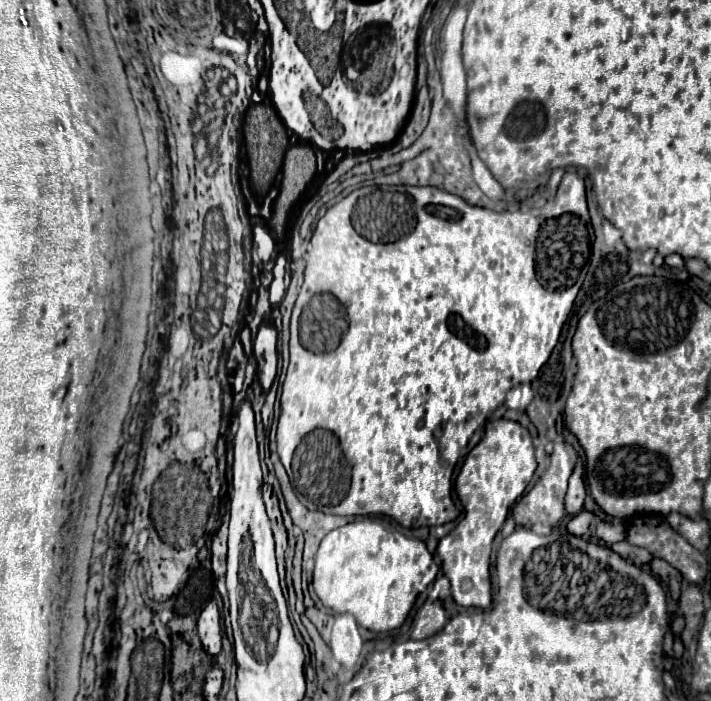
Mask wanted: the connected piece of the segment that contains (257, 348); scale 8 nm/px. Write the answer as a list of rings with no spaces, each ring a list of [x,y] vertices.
[[[266,321],[254,341],[254,357],[258,363],[258,379],[262,385],[262,391],[268,393],[272,387],[272,381],[276,379],[276,365],[278,365],[278,353],[276,353],[276,329]]]

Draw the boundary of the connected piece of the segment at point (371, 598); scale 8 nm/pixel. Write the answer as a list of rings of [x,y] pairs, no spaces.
[[[355,516],[352,523],[322,539],[312,585],[324,607],[336,613],[352,613],[358,625],[380,633],[404,623],[418,593],[436,579],[438,572],[424,541],[402,535],[378,516]]]

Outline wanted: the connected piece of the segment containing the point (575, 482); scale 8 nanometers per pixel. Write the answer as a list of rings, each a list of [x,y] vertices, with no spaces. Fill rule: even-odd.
[[[579,456],[577,464],[574,467],[574,473],[570,477],[570,485],[568,485],[568,493],[566,493],[566,511],[568,515],[574,515],[582,509],[587,495],[587,484],[585,481],[585,458]]]

